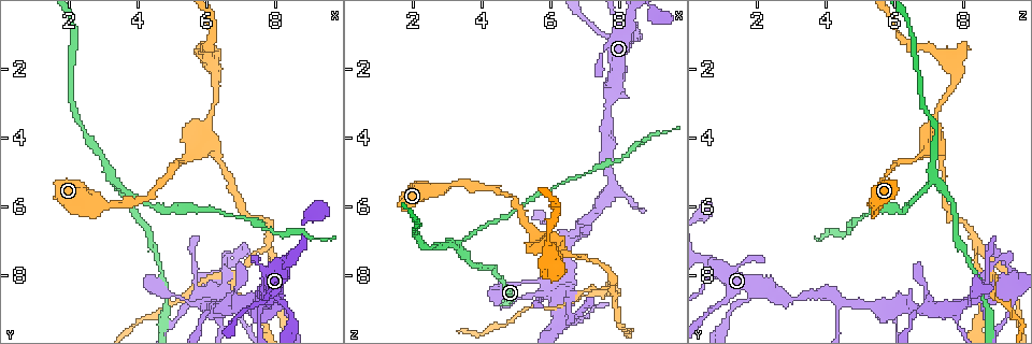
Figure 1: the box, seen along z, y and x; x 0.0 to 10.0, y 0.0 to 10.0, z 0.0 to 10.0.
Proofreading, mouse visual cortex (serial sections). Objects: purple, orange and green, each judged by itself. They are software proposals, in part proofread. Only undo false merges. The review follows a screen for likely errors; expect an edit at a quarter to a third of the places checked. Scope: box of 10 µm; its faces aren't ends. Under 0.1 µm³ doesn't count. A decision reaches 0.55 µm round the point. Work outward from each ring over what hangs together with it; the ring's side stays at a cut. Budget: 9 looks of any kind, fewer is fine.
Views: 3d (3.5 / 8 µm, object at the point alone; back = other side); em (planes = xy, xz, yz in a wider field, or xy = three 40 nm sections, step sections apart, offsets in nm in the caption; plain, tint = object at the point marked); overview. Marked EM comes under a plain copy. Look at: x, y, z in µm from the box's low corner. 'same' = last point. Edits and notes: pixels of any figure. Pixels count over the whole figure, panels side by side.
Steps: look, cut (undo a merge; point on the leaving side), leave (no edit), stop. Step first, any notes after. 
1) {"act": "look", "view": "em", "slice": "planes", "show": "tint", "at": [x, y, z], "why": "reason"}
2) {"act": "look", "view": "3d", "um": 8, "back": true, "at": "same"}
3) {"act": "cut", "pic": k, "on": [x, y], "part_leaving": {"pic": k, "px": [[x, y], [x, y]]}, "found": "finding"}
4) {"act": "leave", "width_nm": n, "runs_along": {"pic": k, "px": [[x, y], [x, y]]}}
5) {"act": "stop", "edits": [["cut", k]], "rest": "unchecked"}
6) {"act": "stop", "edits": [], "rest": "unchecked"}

{"act": "look", "view": "3d", "um": 3.5, "at": [7.65, 8.80, 4.45], "why": "thick turns thin"}

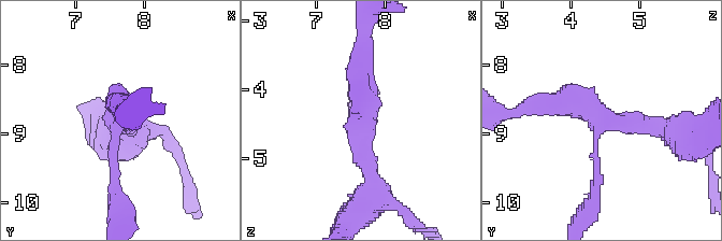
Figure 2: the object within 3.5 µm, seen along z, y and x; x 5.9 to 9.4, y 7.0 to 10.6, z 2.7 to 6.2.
{"act": "look", "view": "em", "slice": "xy", "step": 5, "show": "tint", "at": [7.65, 8.80, 4.50], "arms": 3, "arm_widths_nm": [150, 250, 300], "why": "now the EM"}

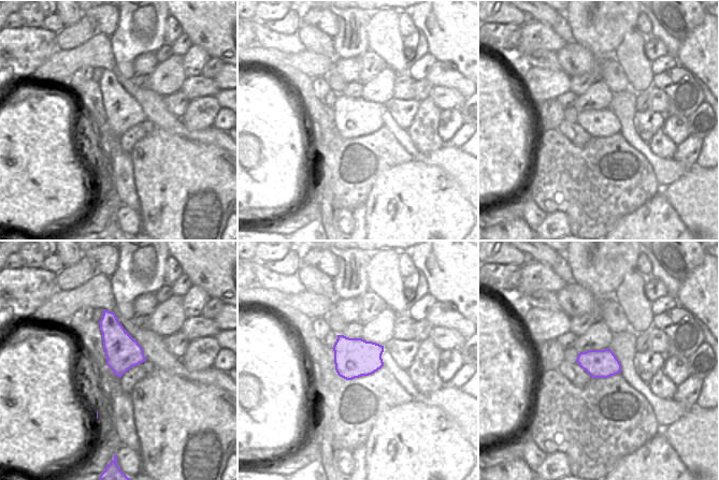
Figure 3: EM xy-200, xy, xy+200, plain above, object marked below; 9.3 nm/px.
{"act": "look", "view": "em", "slice": "xy", "step": 1, "show": "tint", "at": "same", "why": "another direction"}

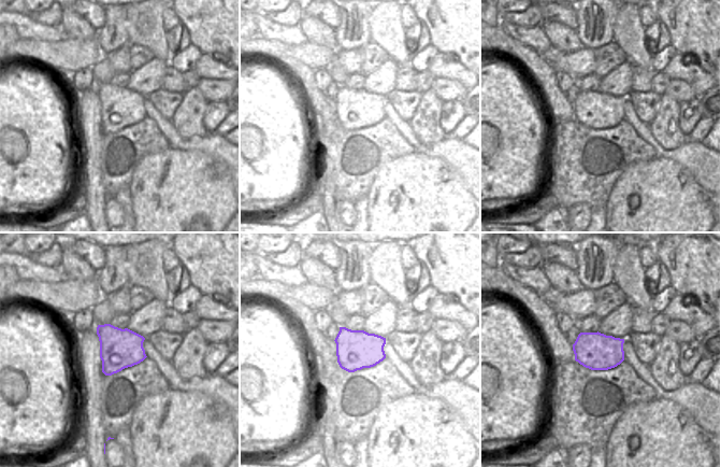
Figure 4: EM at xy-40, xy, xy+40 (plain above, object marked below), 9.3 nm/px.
{"act": "leave", "width_nm": 360, "runs_along": {"pic": 2, "px": [[536, 104], [674, 130]]}, "found": "all the same cell"}

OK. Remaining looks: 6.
{"act": "look", "view": "3d", "um": 8, "at": [5.80, 9.40, 6.45]}

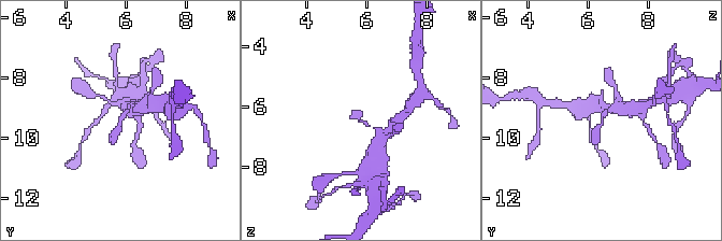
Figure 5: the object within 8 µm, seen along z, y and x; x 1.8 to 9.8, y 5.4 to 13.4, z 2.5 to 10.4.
{"act": "look", "view": "em", "slice": "xy", "step": 3, "show": "tint", "at": "same", "why": "need the tissue"}

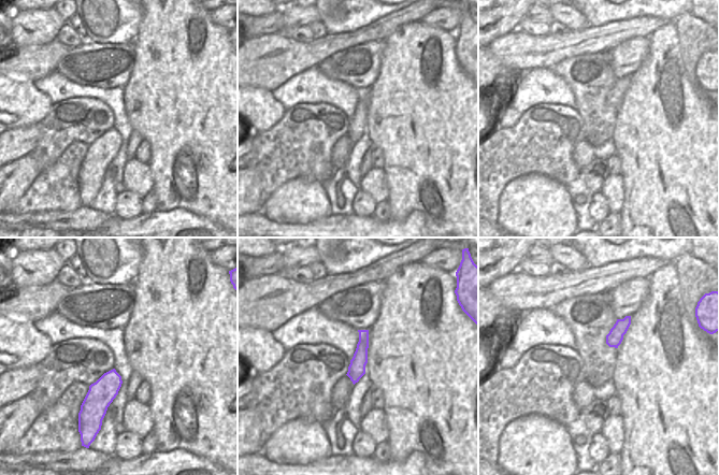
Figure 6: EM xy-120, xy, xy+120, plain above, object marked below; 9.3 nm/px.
{"act": "leave", "width_nm": 160, "runs_along": {"pic": 5, "px": [[144, 110], [129, 110], [110, 137]]}, "found": "all the same cell"}

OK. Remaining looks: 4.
{"act": "look", "view": "3d", "um": 3.5, "at": [3.40, 5.30, 7.20], "why": "arms part here"}

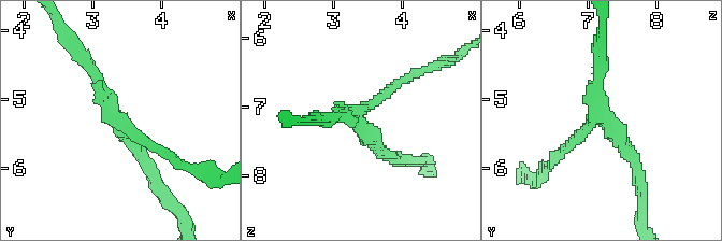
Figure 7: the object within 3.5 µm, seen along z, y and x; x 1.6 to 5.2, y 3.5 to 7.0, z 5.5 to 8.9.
{"act": "look", "view": "em", "slice": "xy", "step": 3, "show": "tint", "at": [3.40, 5.30, 7.30]}

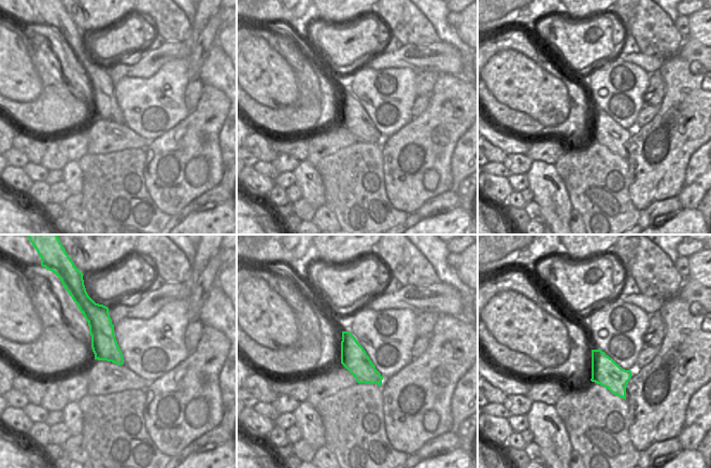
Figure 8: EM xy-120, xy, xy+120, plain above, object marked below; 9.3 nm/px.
{"act": "cut", "pic": 7, "on": [393, 85], "arm_widths_nm": [150, 150, 200], "part_leaving": {"pic": 7, "px": [[359, 113], [402, 80], [438, 64]]}, "found": "two cells meet here"}

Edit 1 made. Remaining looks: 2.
{"act": "stop", "edits": [["cut", 7]], "rest": "unchecked"}

